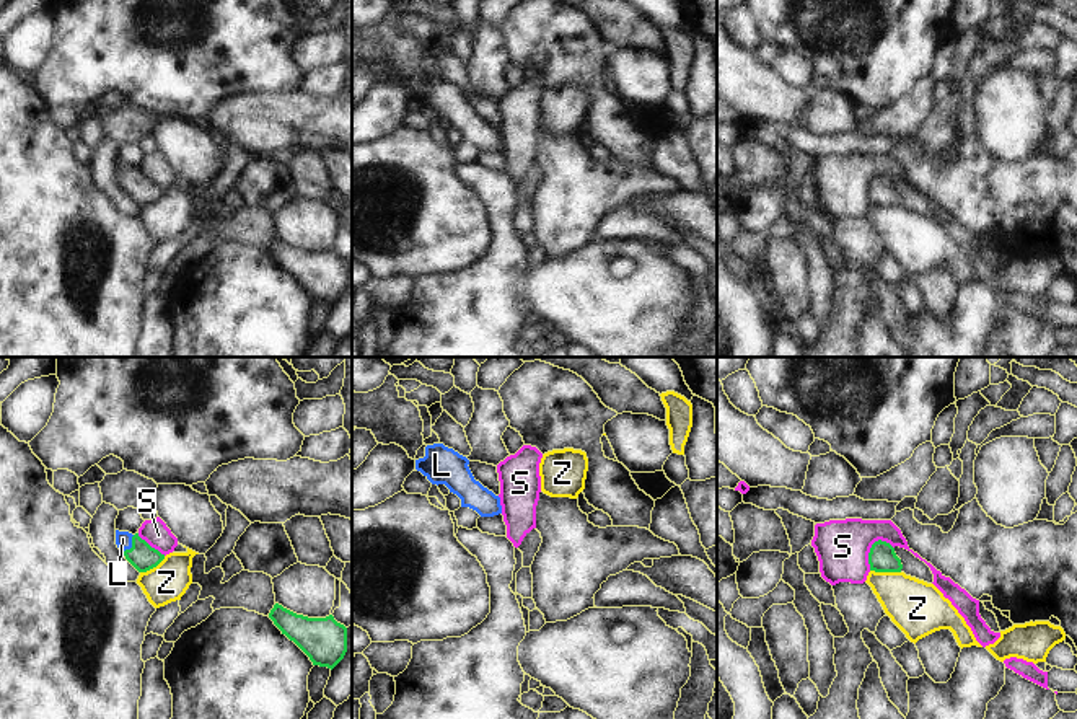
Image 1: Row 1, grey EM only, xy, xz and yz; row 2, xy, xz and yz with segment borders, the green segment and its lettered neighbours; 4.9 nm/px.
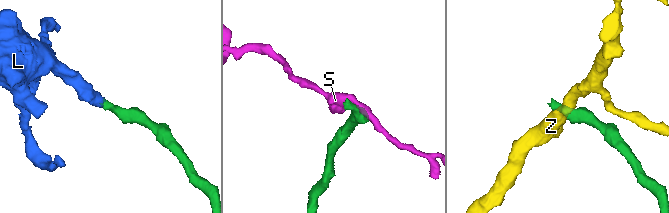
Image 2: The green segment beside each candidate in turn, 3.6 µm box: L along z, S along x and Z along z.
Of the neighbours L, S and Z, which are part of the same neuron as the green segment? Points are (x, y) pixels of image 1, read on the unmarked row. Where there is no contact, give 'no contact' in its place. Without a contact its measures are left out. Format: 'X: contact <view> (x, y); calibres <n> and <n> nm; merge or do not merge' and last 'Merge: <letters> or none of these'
L: contact xy (132, 180); calibres 140 and 80 nm; merge
S: contact yz (870, 185); calibres 140 and 260 nm; do not merge
Z: contact yz (885, 206); calibres 140 and 280 nm; do not merge
Merge: L

